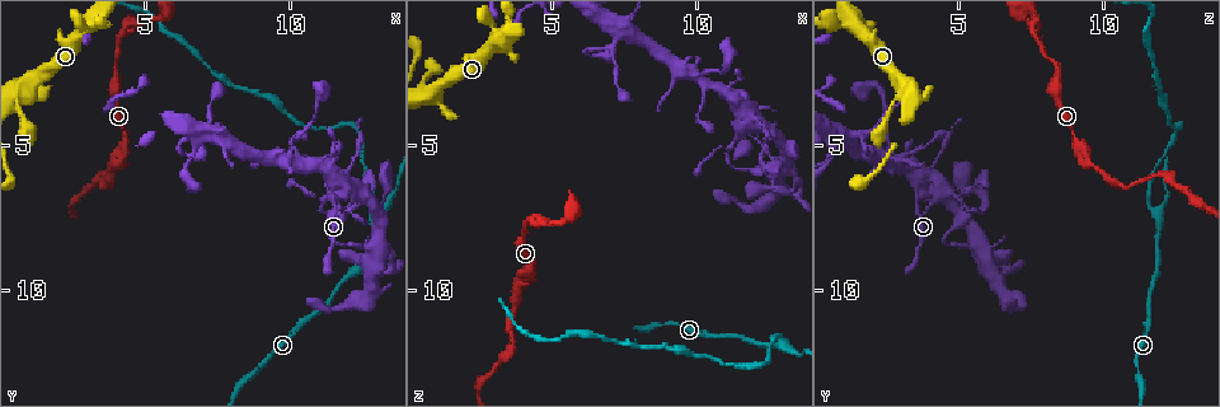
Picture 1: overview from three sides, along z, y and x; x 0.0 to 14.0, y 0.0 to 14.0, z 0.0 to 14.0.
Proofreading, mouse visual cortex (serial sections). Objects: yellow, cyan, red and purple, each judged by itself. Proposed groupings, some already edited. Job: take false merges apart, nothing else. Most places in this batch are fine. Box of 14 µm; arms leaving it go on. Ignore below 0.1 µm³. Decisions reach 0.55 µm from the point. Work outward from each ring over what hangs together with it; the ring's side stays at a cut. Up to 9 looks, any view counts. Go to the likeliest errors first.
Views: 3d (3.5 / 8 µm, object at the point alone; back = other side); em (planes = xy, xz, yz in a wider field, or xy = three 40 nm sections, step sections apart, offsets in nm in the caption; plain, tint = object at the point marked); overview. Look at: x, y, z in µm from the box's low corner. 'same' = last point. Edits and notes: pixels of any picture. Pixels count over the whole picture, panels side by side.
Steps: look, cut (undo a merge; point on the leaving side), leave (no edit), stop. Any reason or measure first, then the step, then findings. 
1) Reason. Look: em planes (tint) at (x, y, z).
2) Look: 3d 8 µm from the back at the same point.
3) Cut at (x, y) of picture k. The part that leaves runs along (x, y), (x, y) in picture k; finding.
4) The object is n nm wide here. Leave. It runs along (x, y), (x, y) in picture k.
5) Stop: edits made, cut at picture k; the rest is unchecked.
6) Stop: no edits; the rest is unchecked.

Two arms in line, one across. Look: 3d 3.5 µm at (13.0, 7.4, 11.9).

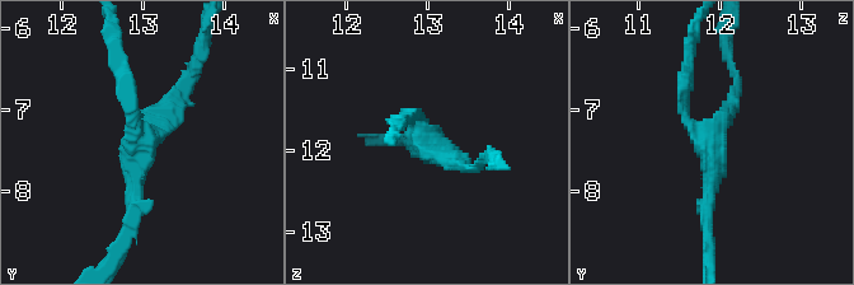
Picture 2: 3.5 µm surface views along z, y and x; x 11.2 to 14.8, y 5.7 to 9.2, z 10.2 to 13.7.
Look: em xy step 2 (tint) at (12.95, 7.35, 11.85).

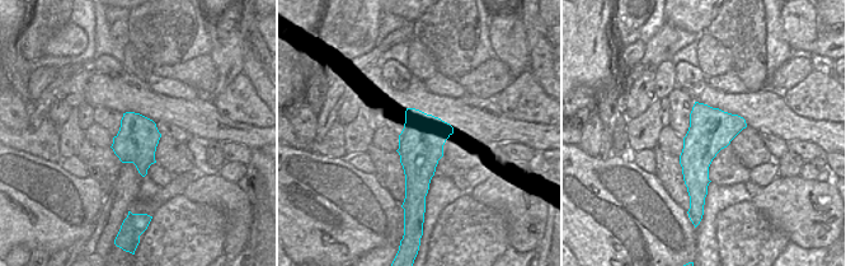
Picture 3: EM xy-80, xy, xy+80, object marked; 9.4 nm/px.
The arms are 150, 200, 200 nm wide. Leave. It runs along (708, 222), (714, 155), (681, 108), (689, 69) in picture 2; continuous, no second cell.

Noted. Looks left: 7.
Small branch off a trunk. Look: 3d 3.5 µm at (10.0, 5.6, 2.8).

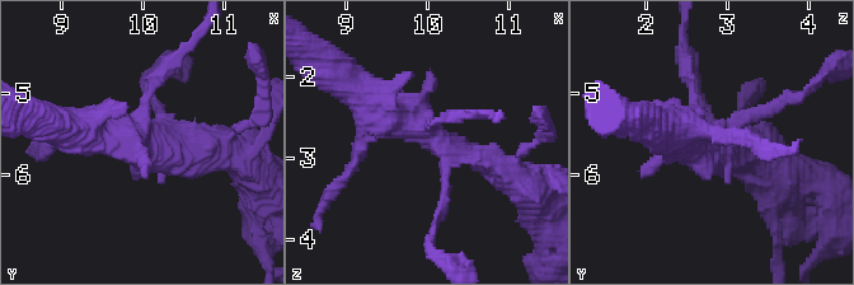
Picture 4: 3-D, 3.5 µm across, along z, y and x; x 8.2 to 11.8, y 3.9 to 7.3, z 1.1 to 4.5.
Look: em xy step 1 (tint) at (10.00, 5.65, 2.70).

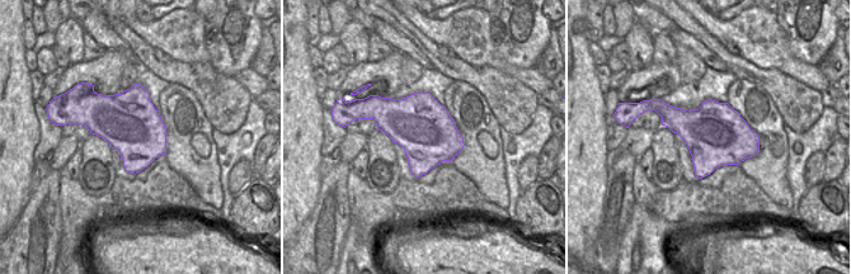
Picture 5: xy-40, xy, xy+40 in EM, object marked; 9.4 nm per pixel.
Look: em xy step 5 (tint) at the same point.

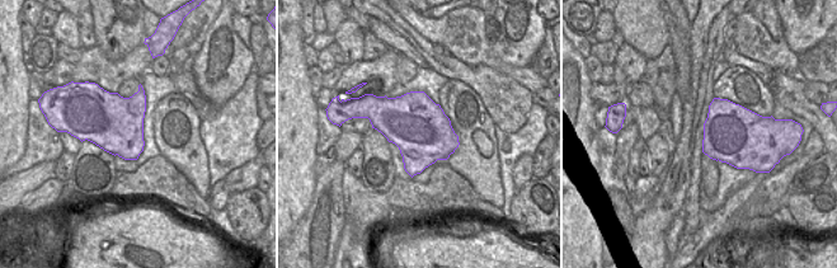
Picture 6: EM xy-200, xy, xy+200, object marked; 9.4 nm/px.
Leave. It runs along (505, 173), (361, 92) in picture 4; one cell here.

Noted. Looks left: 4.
Sharp bend. Look: em xy step 2 (tint) at (13.2, 8.6, 5.9).

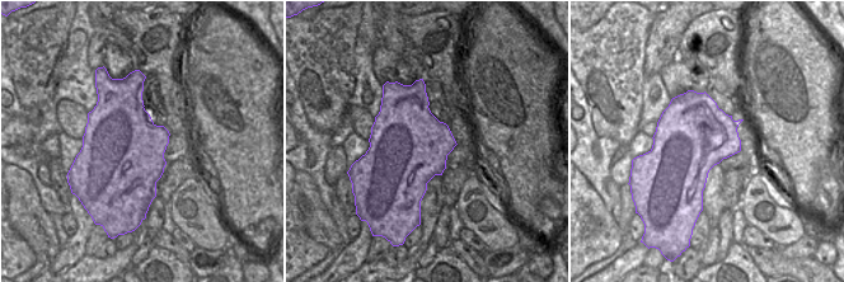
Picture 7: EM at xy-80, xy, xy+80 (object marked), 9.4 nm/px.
See where the arms go. Look: 3d 3.5 µm at the same point.

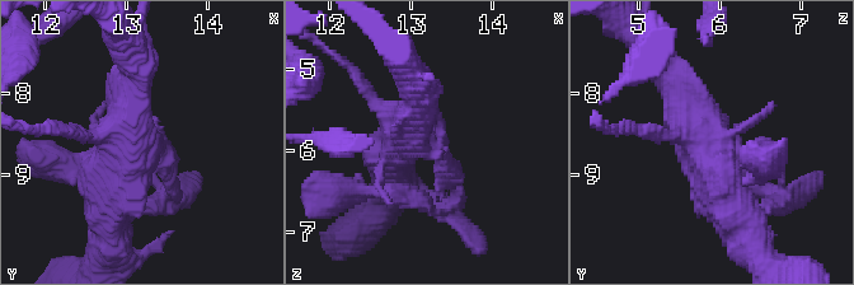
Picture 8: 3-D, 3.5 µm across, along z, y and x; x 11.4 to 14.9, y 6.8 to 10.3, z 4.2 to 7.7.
Leave. All the same cell.

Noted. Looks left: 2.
Abrupt turn. Look: 3d 3.5 µm at (12.4, 6.6, 5.8).

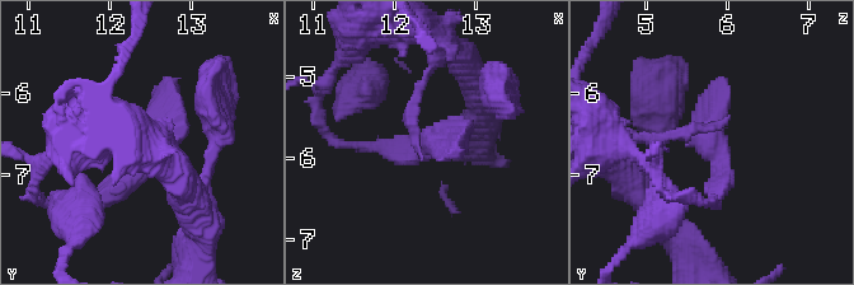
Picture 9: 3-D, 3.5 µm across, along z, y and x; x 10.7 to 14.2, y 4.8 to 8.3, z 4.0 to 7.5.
Look: em xy step 1 (tint) at (12.45, 6.65, 5.75).

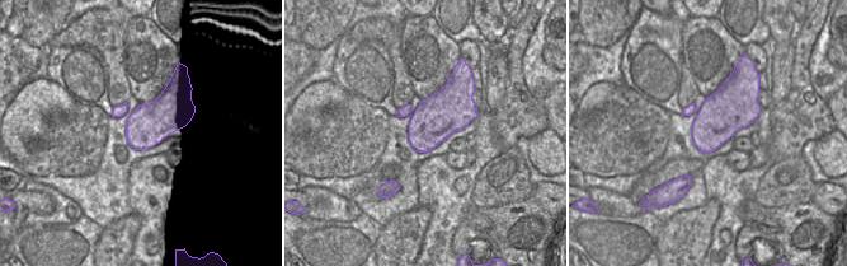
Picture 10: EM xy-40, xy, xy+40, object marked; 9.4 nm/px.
Leave. It runs along (644, 138), (709, 143), (722, 79) in picture 9; continuous, no second cell.

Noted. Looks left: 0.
Stop: no edits; the rest is unchecked.

